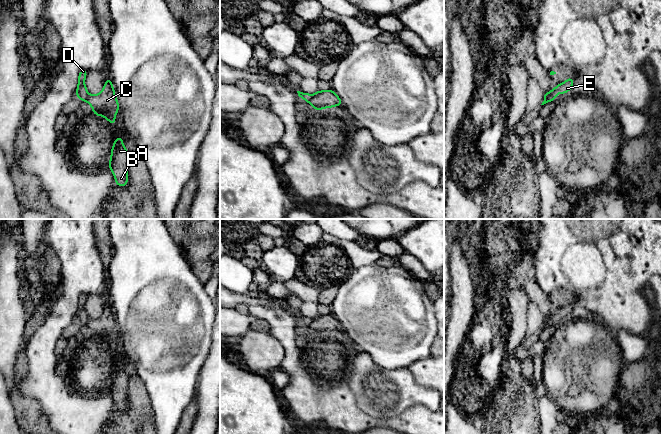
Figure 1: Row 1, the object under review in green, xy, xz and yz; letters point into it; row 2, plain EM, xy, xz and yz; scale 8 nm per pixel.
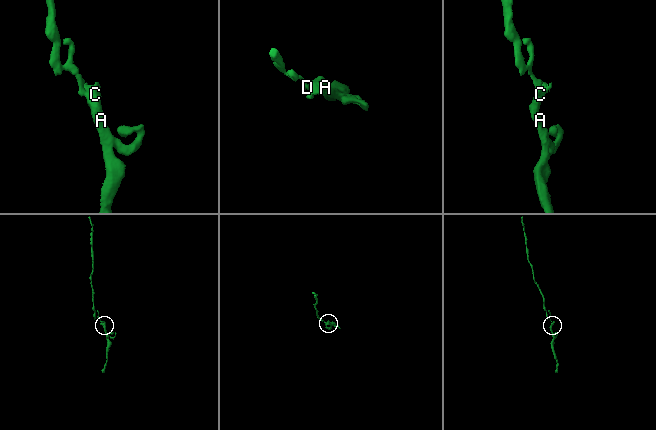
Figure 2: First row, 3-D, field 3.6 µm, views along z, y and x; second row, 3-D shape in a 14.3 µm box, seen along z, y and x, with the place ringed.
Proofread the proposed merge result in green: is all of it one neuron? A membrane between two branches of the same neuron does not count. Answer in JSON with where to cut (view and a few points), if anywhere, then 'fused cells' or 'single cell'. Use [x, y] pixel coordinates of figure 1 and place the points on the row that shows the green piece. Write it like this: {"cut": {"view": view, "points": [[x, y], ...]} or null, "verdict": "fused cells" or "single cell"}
{"cut": {"view": "xy", "points": [[88, 94], [85, 100]]}, "verdict": "fused cells"}

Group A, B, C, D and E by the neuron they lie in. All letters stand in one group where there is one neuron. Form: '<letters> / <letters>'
A B C E / D

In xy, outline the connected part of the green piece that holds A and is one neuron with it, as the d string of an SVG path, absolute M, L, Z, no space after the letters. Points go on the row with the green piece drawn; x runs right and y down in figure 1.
M117 136L111 149L109 168L114 175L115 183L120 187L128 182L128 151L123 144L121 136Z

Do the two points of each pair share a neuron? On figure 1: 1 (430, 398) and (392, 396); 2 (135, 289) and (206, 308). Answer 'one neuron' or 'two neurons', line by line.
1: one neuron
2: one neuron

